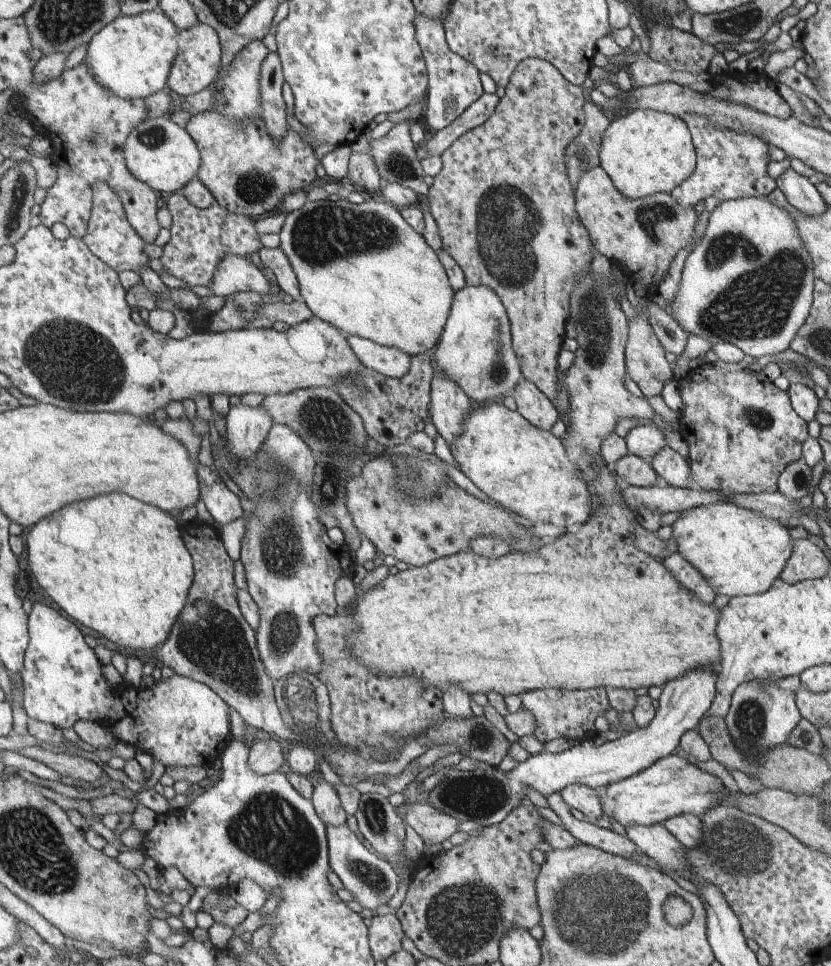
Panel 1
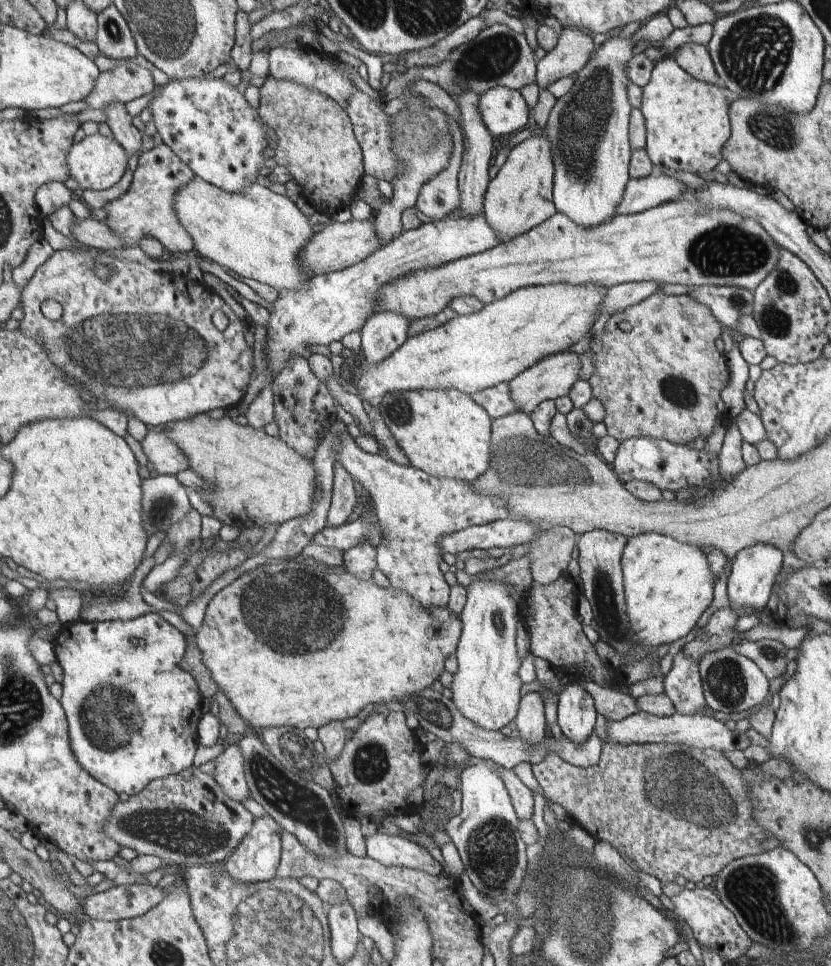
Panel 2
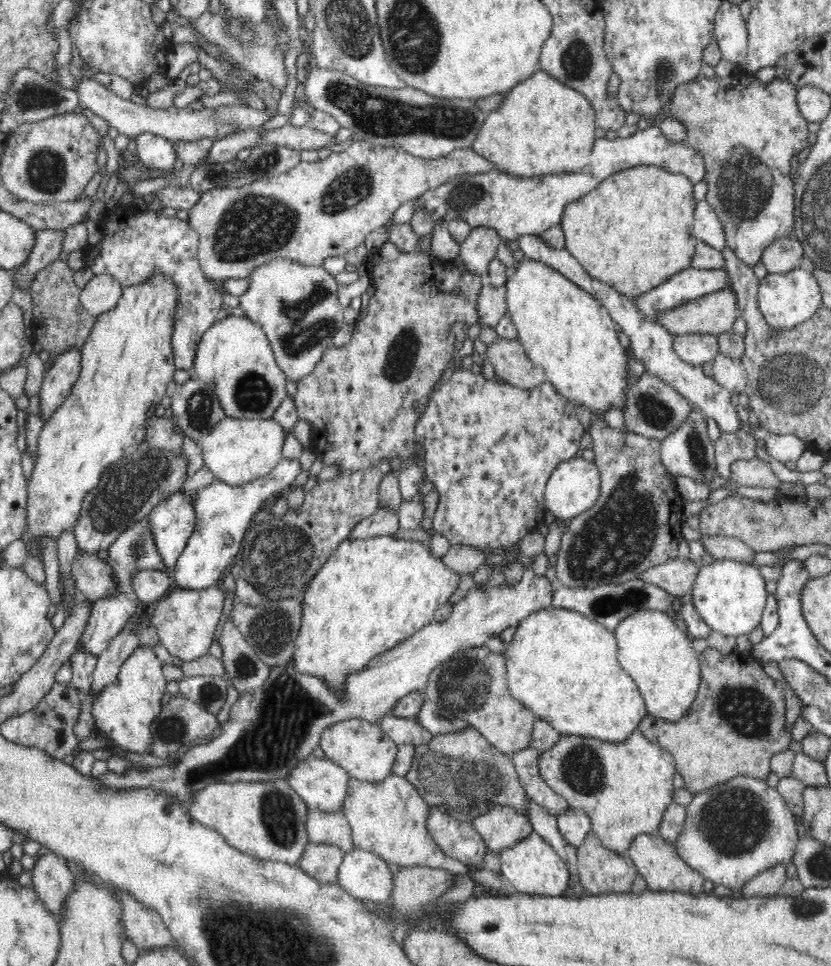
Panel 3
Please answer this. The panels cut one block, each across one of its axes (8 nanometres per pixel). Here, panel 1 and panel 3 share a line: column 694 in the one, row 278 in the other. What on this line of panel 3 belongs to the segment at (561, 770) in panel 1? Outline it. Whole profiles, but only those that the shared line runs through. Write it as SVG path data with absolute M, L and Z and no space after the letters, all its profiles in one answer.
M689 267L634 300L644 316L656 321L657 312L670 311L708 294L719 293L729 282L724 269L697 270Z

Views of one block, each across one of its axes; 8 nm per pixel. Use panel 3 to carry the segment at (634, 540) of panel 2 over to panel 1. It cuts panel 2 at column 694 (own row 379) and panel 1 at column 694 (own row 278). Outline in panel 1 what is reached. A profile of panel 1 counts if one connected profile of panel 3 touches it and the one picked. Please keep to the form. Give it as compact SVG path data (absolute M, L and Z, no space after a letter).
M730 502L698 506L682 513L672 526L677 553L690 560L718 595L738 597L770 590L793 556L794 538L779 519L762 516Z

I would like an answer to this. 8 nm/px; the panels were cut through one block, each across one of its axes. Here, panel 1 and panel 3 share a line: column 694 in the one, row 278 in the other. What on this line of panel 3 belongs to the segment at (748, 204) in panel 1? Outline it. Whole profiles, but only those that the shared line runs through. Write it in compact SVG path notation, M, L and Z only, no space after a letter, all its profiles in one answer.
M276 260L267 265L260 266L248 276L250 285L246 292L240 296L240 308L245 318L257 322L265 332L274 351L278 367L284 372L288 381L297 383L304 376L312 373L319 364L324 350L332 345L332 338L342 324L344 324L345 310L340 305L338 297L338 282L335 277L326 272L323 266L301 266L298 262Z

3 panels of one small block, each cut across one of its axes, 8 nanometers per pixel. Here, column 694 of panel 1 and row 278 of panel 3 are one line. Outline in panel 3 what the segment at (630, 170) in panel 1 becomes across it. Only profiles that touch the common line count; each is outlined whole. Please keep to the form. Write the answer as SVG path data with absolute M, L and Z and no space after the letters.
M153 272L152 276L149 276L144 283L123 287L123 294L121 295L120 301L116 304L116 307L102 314L100 317L97 317L97 321L94 322L93 329L90 330L90 336L85 340L80 350L80 377L76 380L74 387L72 387L70 394L64 399L64 402L45 420L44 428L42 428L42 432L40 432L40 436L38 437L33 463L34 469L27 482L28 521L25 526L26 530L28 530L28 534L30 534L34 540L40 540L40 538L44 538L44 536L49 536L57 540L58 536L60 536L64 530L73 531L74 524L76 524L76 521L80 519L81 516L82 509L80 506L82 506L82 502L84 502L84 496L88 494L90 490L93 490L96 484L100 482L102 472L104 472L110 464L118 462L121 458L137 452L140 443L144 442L147 422L154 408L160 405L160 400L162 400L162 396L166 394L168 384L174 381L174 373L177 370L174 363L171 343L172 331L176 319L176 306L178 306L180 302L180 292L175 285L172 279L168 279L168 276L164 275L164 272Z

